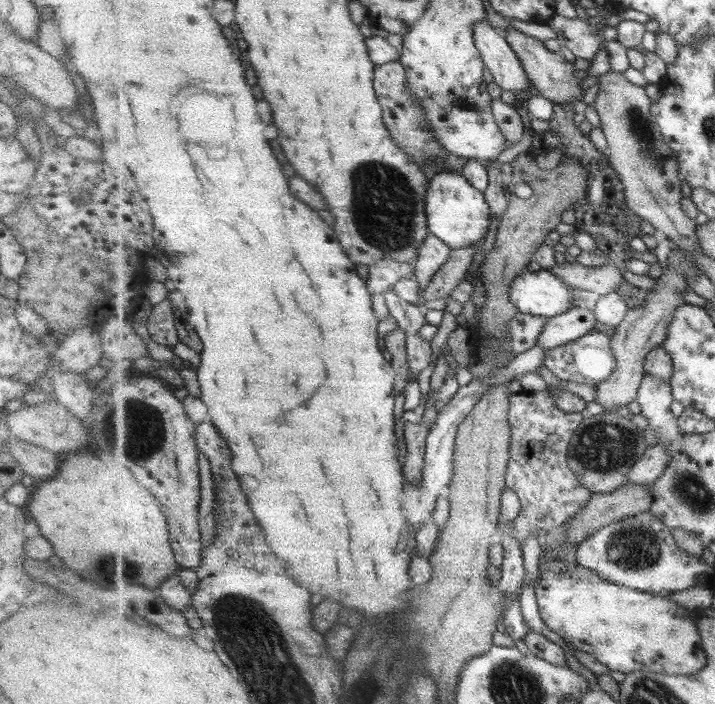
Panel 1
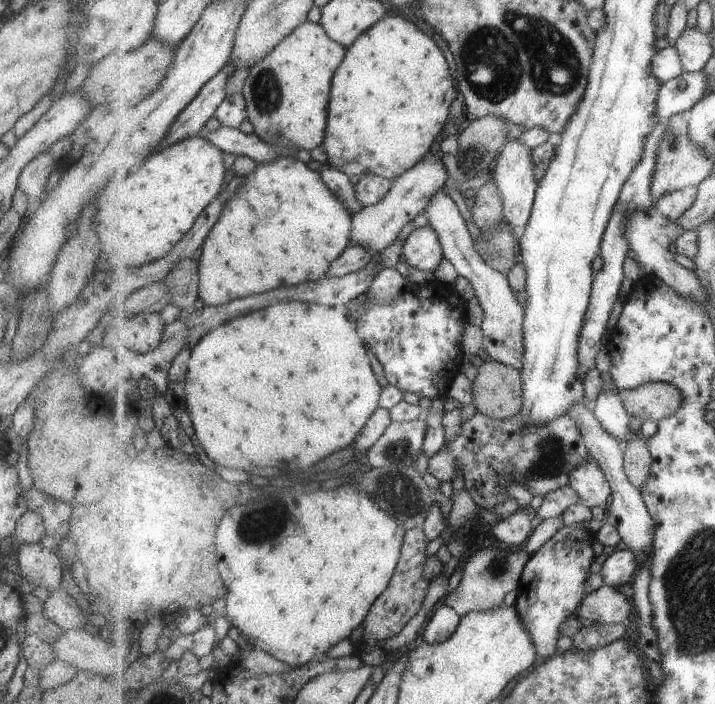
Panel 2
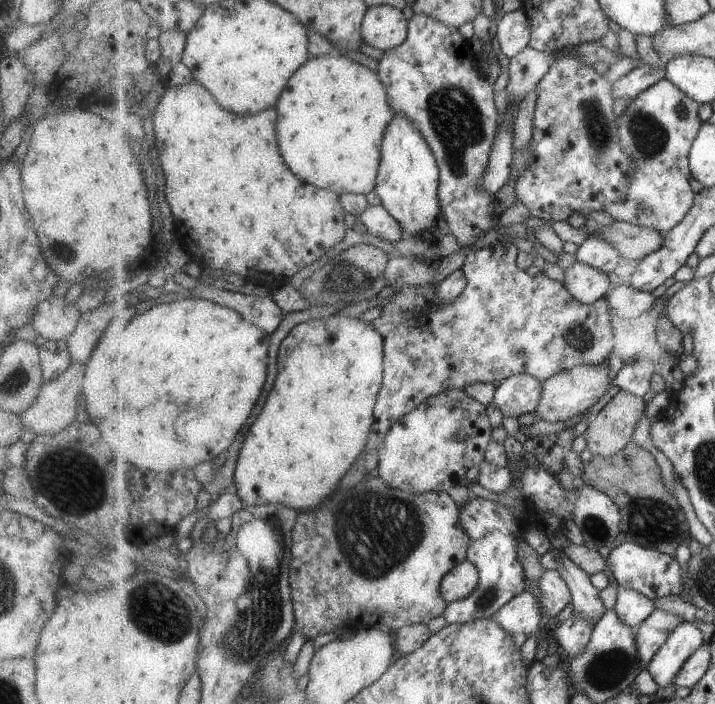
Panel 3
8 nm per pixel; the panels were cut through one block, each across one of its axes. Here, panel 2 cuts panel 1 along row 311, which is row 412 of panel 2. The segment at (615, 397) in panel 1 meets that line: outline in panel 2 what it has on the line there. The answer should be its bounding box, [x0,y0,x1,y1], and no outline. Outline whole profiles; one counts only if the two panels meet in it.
[620,381,683,423]

